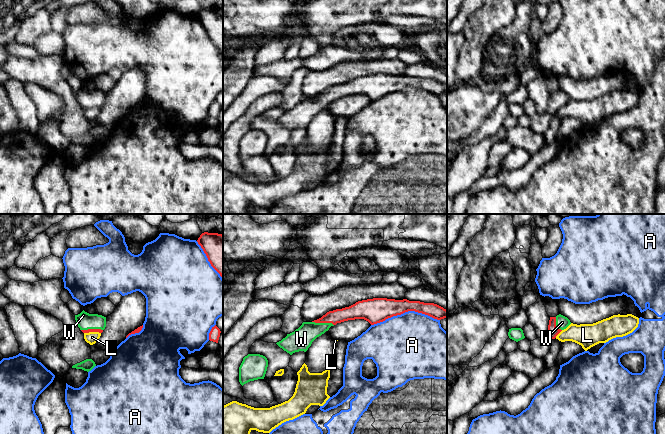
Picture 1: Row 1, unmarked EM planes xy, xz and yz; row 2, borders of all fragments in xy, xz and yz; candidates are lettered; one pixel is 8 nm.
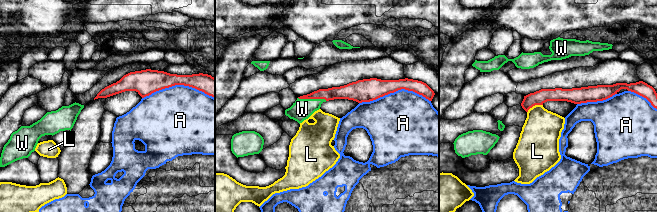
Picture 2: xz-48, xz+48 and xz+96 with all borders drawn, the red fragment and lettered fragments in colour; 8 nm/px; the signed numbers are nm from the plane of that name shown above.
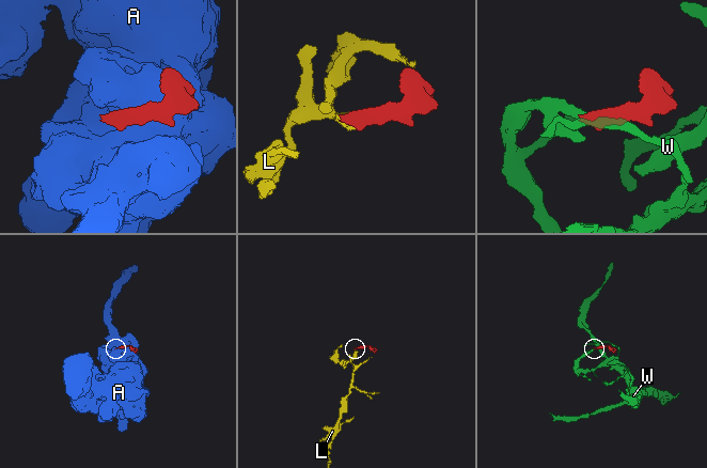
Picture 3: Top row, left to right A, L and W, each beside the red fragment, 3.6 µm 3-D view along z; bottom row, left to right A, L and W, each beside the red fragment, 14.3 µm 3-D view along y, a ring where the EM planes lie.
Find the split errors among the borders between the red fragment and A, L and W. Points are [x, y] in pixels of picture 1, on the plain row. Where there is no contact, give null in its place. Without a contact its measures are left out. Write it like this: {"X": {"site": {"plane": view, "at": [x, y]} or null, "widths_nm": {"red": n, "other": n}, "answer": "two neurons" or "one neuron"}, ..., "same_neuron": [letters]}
{"A": {"site": {"plane": "xz", "at": [405, 87]}, "widths_nm": {"red": 200, "other": 480}, "answer": "two neurons"}, "L": {"site": {"plane": "xy", "at": [92, 107]}, "widths_nm": {"red": 30, "other": 100}, "answer": "two neurons"}, "W": {"site": {"plane": "xy", "at": [91, 105]}, "widths_nm": {"red": 30, "other": 140}, "answer": "one neuron"}, "same_neuron": ["W"]}

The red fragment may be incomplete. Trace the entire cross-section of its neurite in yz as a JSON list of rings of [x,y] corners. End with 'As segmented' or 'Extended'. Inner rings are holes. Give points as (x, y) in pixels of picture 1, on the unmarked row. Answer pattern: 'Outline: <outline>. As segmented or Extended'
Outline: [[[561,90],[556,93],[550,93],[547,112],[551,115],[555,115],[556,112],[570,100],[570,96]]]. Extended

